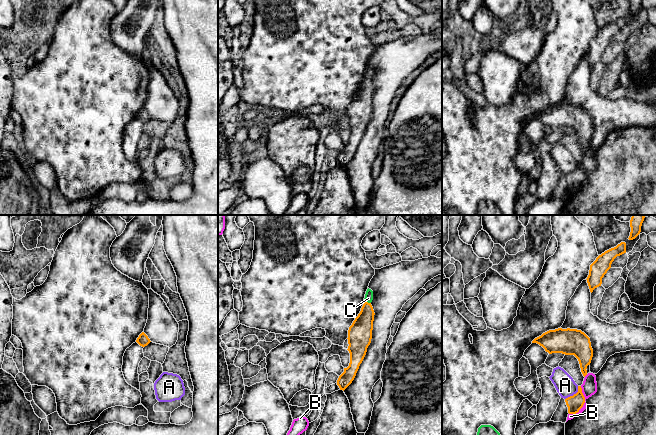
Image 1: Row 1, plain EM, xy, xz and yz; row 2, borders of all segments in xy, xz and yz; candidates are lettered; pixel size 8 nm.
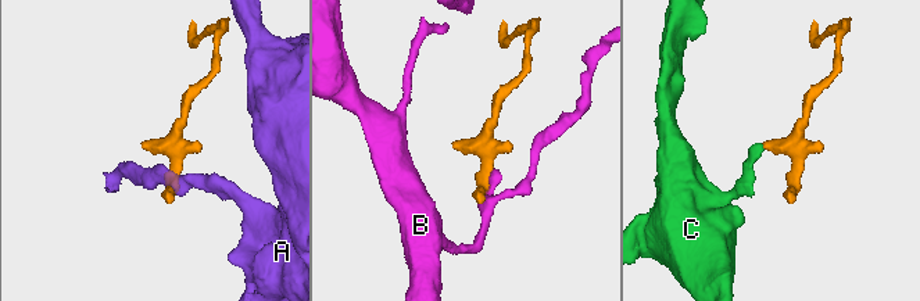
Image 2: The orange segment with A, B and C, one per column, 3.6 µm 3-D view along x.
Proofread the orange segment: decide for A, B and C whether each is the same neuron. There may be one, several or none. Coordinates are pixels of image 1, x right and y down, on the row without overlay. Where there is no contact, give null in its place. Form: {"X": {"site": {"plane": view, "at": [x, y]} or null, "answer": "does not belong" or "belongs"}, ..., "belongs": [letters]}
{"A": {"site": {"plane": "yz", "at": [574, 170]}, "answer": "does not belong"}, "B": {"site": {"plane": "yz", "at": [578, 187]}, "answer": "does not belong"}, "C": {"site": {"plane": "xz", "at": [367, 78]}, "answer": "belongs"}, "belongs": ["C"]}

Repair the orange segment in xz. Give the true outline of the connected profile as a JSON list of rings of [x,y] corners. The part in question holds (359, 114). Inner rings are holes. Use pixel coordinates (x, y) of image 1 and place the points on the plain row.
[[[367,65],[364,80],[360,89],[353,97],[348,106],[348,127],[350,129],[350,139],[347,144],[344,144],[344,148],[339,152],[337,161],[340,166],[345,166],[354,156],[356,149],[362,139],[367,124],[371,119],[374,86],[371,81],[373,76],[373,67]]]

